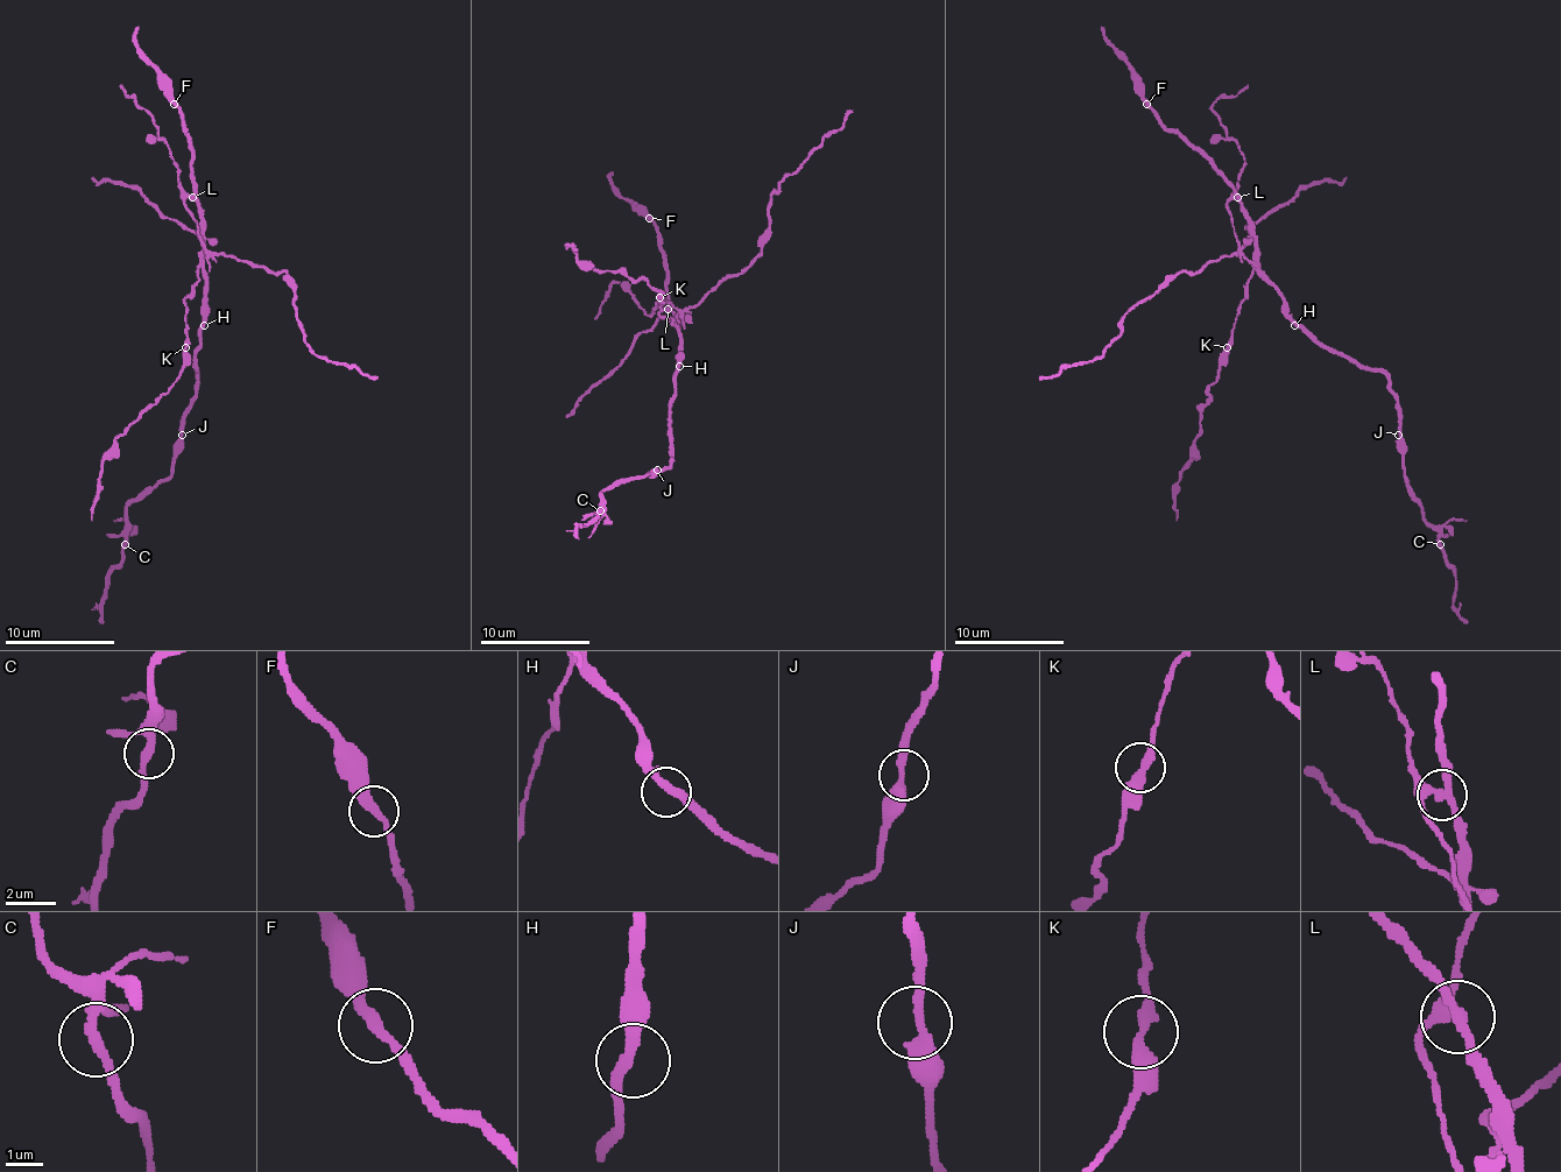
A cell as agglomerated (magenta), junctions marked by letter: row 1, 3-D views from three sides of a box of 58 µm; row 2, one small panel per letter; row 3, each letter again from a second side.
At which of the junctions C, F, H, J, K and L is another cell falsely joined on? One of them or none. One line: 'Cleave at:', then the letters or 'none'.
Cleave at: L

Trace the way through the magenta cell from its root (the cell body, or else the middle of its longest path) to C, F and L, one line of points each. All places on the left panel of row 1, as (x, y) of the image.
C: (202, 323), (196, 396), (182, 426), (182, 451), (174, 459), (174, 471), (127, 508), (125, 544)
F: (202, 323), (204, 218), (196, 199), (191, 139), (185, 134), (182, 112), (174, 104)
L: (202, 323), (204, 218), (193, 197)

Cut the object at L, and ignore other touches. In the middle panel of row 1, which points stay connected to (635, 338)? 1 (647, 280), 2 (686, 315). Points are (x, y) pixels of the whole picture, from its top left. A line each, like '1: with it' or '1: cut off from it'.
1: cut off from it
2: with it

